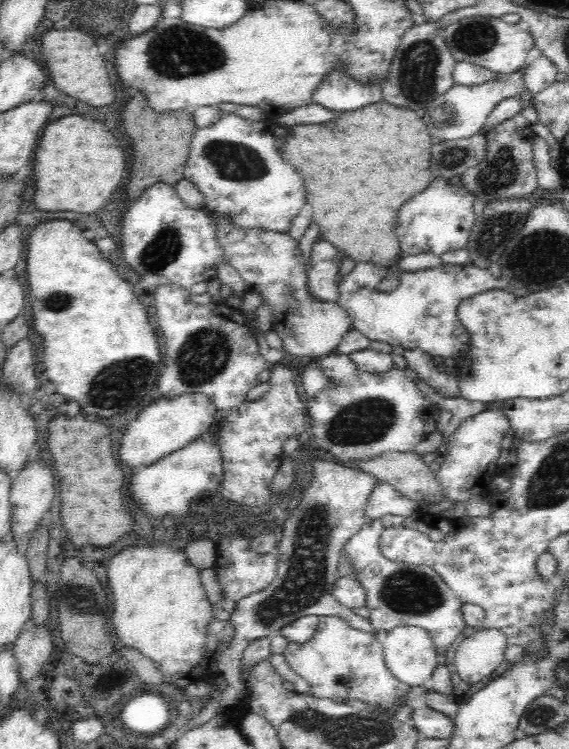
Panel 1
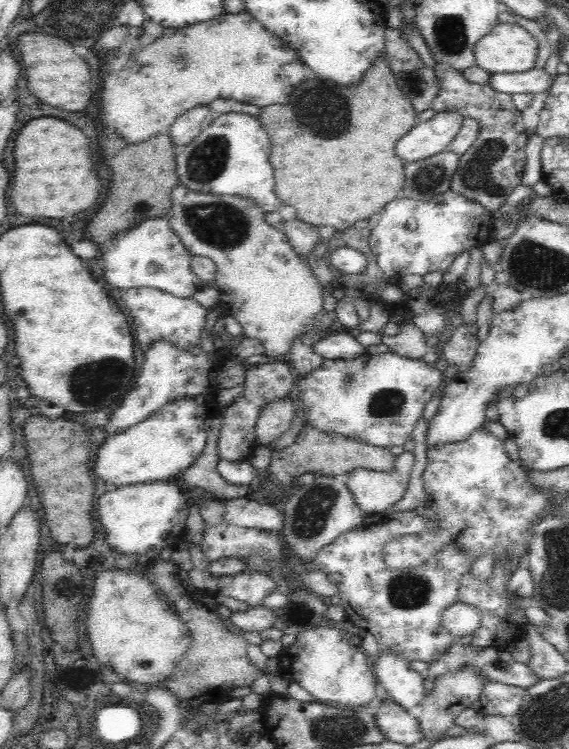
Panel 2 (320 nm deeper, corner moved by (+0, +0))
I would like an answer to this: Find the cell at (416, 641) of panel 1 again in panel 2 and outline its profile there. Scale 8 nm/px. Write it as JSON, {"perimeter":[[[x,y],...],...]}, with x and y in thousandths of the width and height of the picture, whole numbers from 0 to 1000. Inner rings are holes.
{"perimeter":[[[671,869],[663,881],[661,908],[677,919],[680,931],[710,948],[735,943],[750,924],[742,900],[722,895],[717,883],[692,869]]]}

